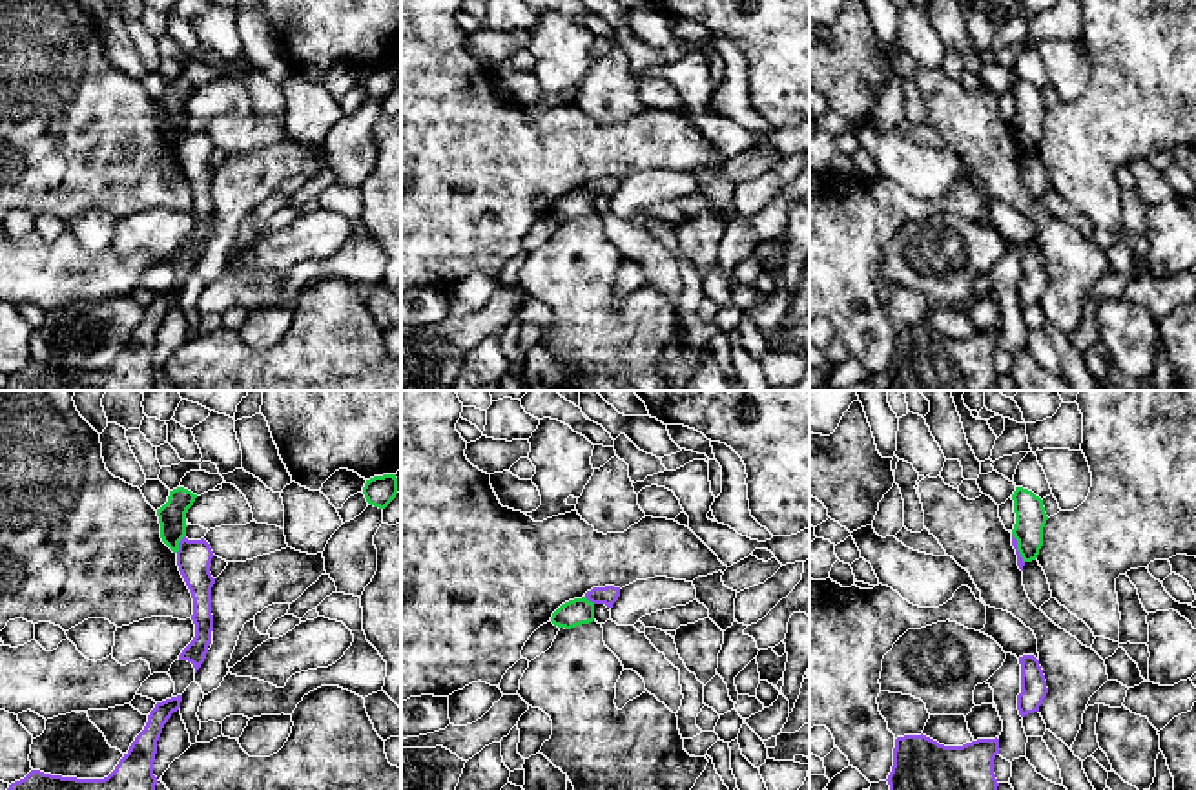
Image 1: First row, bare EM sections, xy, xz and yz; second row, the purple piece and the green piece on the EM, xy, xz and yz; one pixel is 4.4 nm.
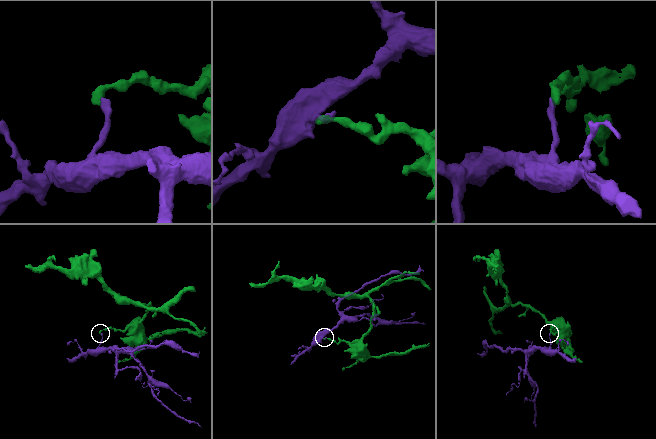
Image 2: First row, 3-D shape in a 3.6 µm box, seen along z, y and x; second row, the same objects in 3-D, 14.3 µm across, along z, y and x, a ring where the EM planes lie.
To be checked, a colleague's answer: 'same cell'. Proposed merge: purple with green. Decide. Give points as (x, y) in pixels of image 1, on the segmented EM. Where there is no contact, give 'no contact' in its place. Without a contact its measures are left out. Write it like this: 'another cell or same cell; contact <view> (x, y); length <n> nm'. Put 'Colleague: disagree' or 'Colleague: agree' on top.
Colleague: disagree
another cell; contact xy (179, 544); length 90 nm

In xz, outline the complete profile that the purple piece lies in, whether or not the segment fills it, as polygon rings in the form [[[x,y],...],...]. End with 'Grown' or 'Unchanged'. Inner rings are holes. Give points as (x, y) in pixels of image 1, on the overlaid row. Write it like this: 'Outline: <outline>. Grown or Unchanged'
Outline: [[[605,586],[605,587],[593,587],[585,593],[585,598],[593,604],[605,604],[607,608],[613,608],[613,604],[620,597],[620,587]]]. Unchanged

